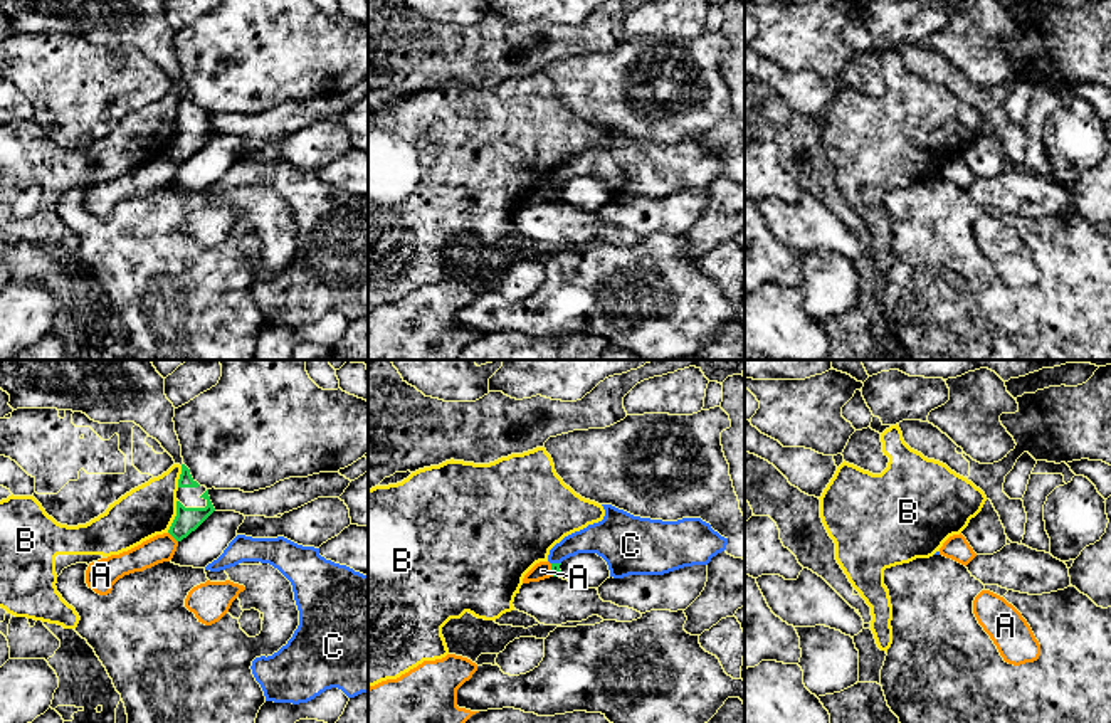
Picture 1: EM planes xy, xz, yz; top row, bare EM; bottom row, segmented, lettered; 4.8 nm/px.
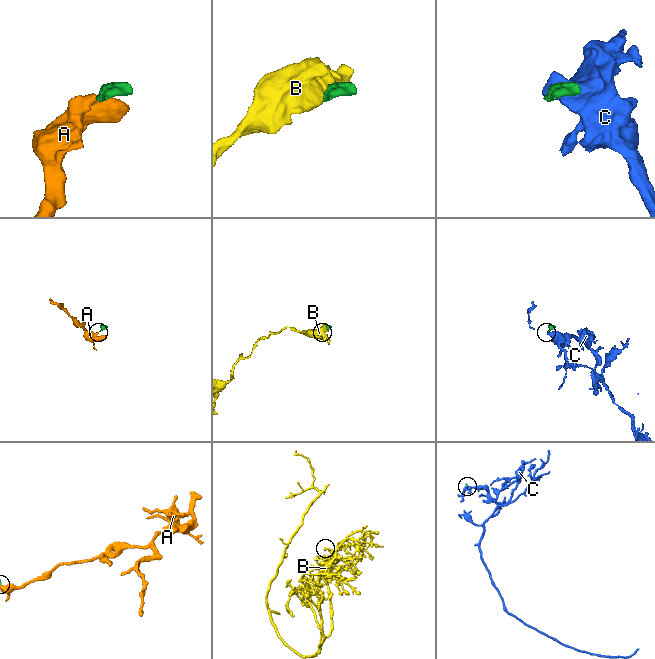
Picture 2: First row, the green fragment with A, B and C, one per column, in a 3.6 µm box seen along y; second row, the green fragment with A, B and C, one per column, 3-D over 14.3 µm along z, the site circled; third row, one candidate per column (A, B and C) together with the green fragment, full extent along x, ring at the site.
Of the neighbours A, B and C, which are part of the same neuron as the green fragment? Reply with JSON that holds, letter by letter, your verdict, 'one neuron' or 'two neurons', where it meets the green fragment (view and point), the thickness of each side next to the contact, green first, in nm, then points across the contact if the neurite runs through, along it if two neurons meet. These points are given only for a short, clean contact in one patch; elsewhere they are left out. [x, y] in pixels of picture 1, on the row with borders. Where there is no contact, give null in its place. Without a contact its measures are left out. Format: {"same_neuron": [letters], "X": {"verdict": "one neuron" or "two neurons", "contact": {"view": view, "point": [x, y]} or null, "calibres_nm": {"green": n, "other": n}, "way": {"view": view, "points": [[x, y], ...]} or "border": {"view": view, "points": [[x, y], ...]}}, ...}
{"same_neuron": [], "A": {"verdict": "two neurons", "contact": {"view": "xy", "point": [172, 535]}, "calibres_nm": {"green": 120, "other": 130}, "border": {"view": "xy", "points": [[168, 532], [177, 542]]}}, "B": {"verdict": "two neurons", "contact": {"view": "xy", "point": [175, 517]}, "calibres_nm": {"green": 120, "other": 260}}, "C": {"verdict": "two neurons", "contact": {"view": "xz", "point": [557, 564]}, "calibres_nm": {"green": 50, "other": 160}, "border": {"view": "xz", "points": [[552, 562], [560, 564]]}}}

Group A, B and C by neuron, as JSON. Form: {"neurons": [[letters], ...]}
{"neurons": [["A"], ["B"], ["C"]]}

